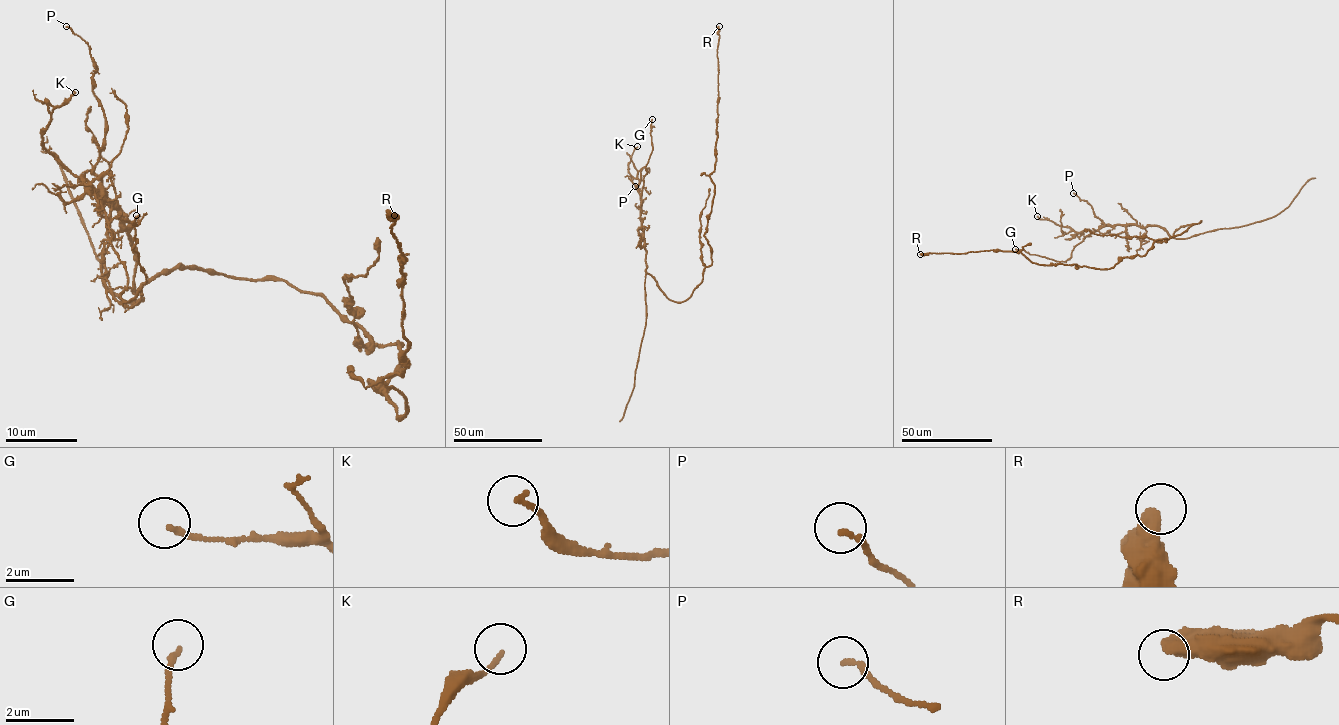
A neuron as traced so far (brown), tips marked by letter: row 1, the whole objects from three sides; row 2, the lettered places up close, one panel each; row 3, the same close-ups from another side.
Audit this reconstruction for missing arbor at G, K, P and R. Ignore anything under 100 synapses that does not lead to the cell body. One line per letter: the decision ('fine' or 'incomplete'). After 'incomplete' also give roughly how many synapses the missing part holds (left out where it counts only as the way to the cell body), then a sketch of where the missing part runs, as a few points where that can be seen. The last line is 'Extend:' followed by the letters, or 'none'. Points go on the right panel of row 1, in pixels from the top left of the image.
G: fine
K: fine
P: fine
R: fine
Extend: none

